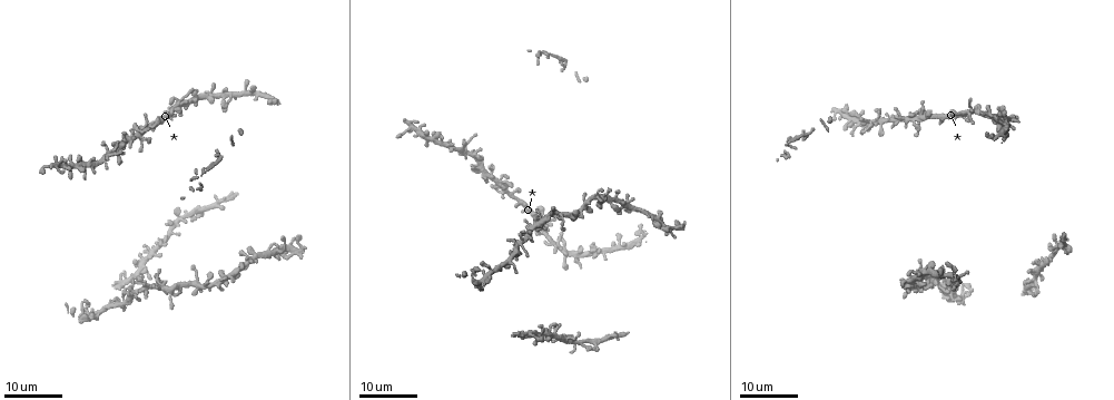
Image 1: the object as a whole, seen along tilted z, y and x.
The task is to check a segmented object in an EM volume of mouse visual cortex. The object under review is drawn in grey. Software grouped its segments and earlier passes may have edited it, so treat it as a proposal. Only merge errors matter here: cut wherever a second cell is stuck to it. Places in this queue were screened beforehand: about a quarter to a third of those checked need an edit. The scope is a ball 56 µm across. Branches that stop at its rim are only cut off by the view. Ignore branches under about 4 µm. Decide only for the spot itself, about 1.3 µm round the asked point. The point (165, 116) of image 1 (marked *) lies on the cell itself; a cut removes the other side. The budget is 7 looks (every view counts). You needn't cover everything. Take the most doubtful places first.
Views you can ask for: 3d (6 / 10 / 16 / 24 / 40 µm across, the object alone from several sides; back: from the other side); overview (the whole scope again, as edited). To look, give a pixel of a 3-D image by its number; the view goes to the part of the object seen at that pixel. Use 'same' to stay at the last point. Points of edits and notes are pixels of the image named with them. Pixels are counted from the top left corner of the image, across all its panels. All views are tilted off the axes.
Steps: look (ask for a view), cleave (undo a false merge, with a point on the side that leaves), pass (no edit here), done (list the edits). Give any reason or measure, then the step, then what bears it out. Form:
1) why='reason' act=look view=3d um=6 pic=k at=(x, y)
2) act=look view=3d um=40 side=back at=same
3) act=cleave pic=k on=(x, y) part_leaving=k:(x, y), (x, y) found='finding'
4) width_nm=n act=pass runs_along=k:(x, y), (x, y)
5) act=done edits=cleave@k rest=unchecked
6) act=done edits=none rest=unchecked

act=look view=3d um=24 pic=1 at=(917, 122)

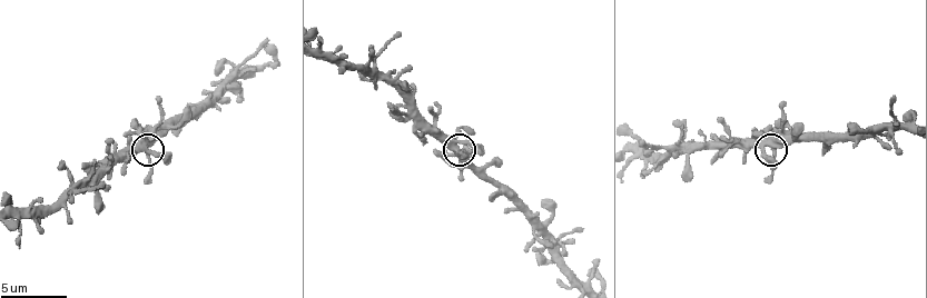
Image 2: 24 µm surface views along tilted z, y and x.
act=look view=3d um=10 pic=2 at=(148, 145)

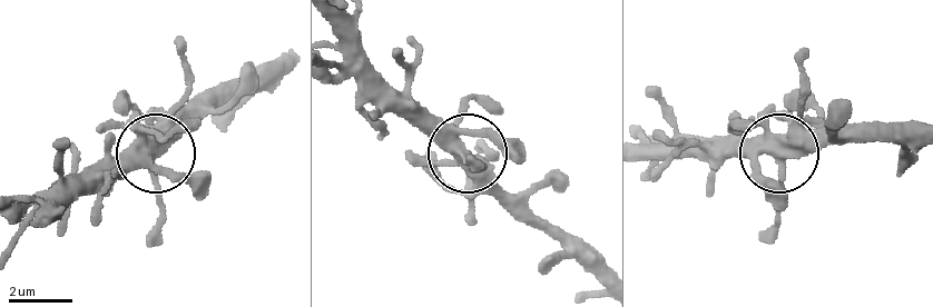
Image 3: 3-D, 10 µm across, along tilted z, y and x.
width_nm=380 act=pass found='one cell here'

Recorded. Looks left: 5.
why='calibre changes' act=look view=3d um=24 pic=1 at=(161, 285)

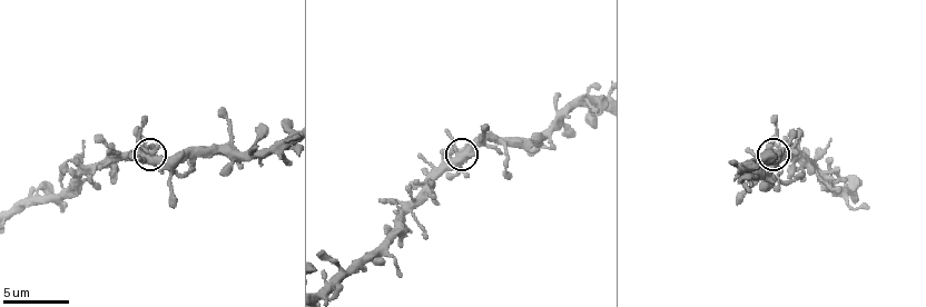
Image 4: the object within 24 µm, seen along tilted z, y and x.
why='closer look' act=look view=3d um=6 pic=4 at=(146, 152)

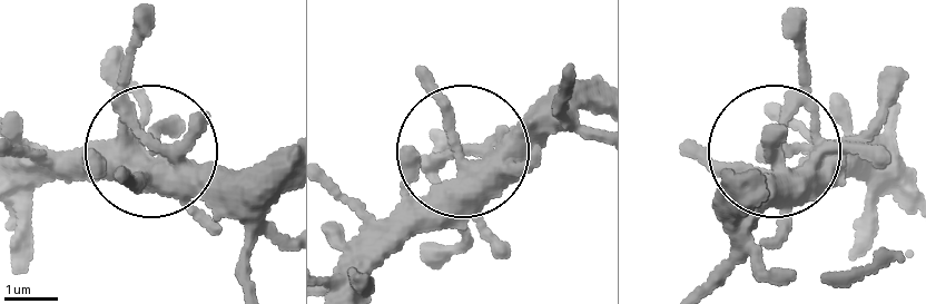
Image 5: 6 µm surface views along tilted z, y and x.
act=look view=3d um=6 side=back pic=5 at=(155, 145)

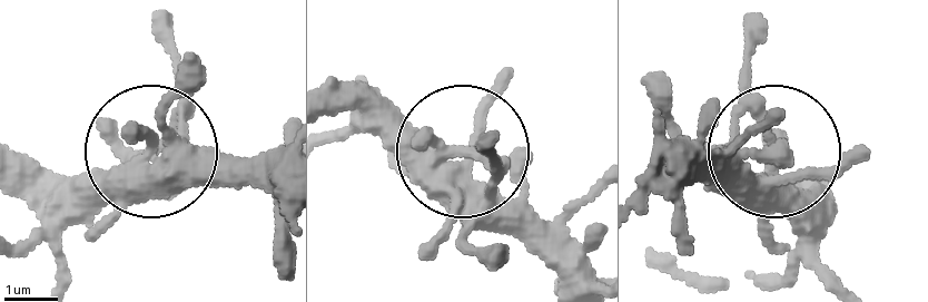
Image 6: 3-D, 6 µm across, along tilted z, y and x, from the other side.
act=pass found='all the same cell'

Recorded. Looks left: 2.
why='four-way junction' act=look view=3d um=24 pic=1 at=(231, 95)

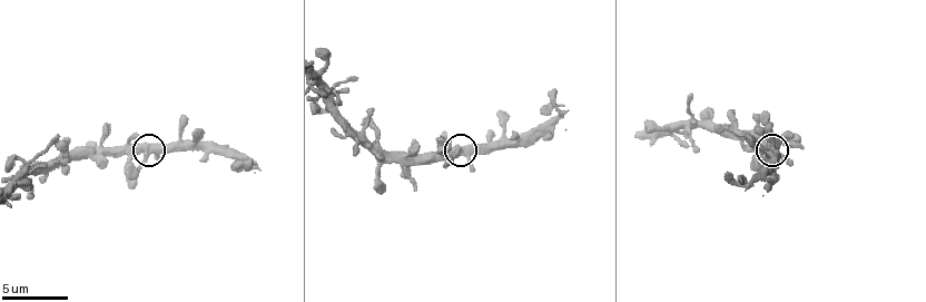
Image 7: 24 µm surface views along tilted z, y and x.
act=look view=3d um=6 pic=7 at=(147, 153)

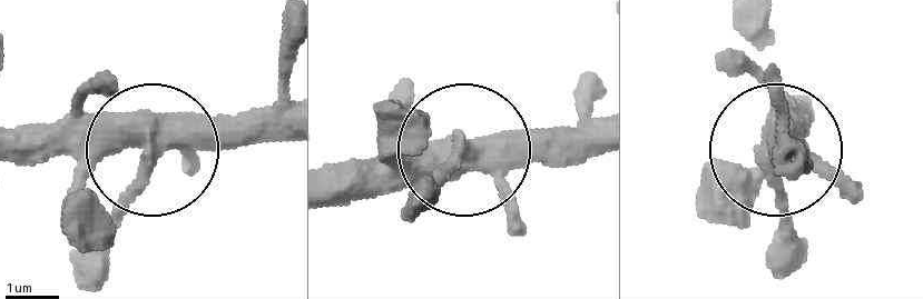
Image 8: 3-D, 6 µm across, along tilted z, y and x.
width_nm=410 act=pass runs_along=8:(336, 175), (429, 172), (482, 145), (596, 141) found='one cell here'

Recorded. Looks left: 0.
act=done edits=none rest=unchecked

